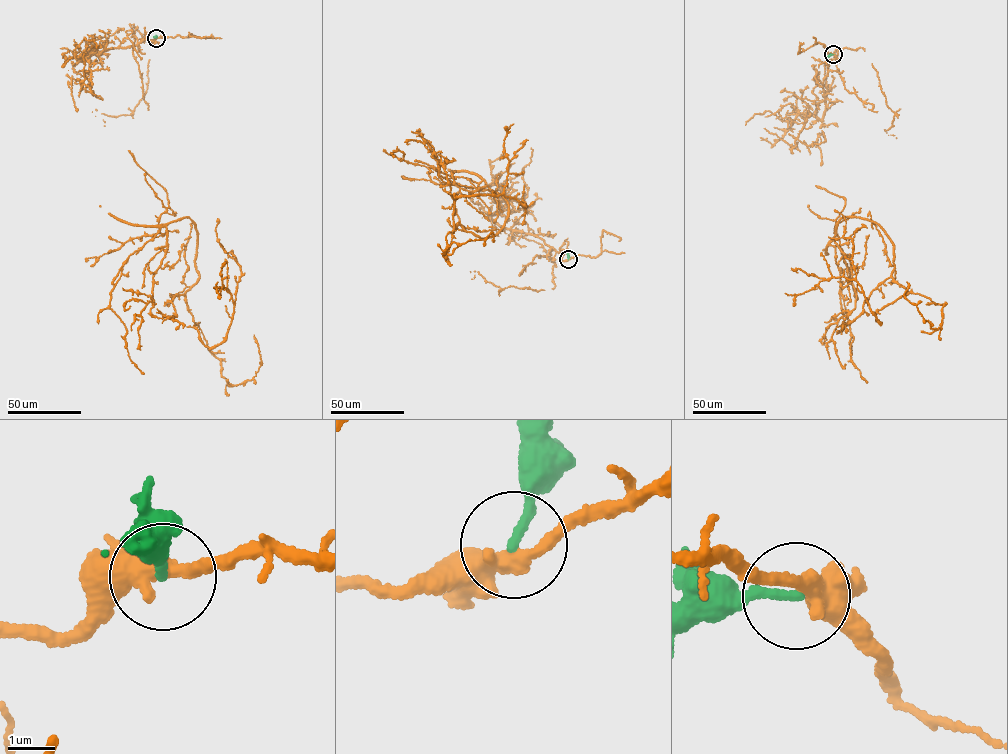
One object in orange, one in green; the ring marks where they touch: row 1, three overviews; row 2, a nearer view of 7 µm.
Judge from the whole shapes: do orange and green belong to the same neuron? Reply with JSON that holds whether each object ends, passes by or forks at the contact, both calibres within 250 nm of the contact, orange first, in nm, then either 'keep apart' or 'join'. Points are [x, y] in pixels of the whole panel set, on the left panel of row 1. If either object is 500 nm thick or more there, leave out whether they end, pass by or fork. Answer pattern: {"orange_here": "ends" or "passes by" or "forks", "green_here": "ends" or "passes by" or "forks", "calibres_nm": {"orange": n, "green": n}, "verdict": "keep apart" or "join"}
{"orange_here": "passes by", "green_here": "ends", "calibres_nm": {"orange": 380, "green": 200}, "verdict": "keep apart"}

